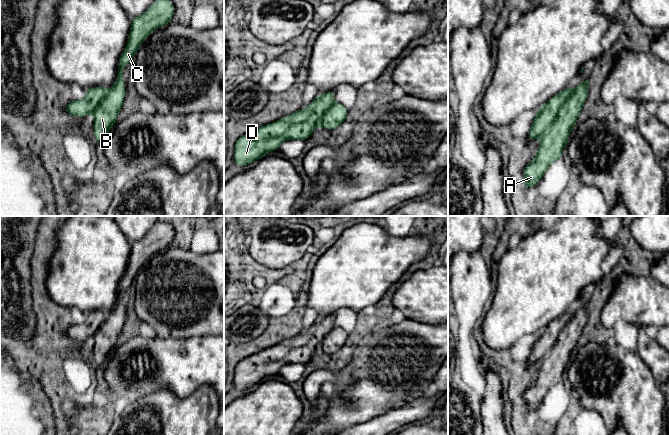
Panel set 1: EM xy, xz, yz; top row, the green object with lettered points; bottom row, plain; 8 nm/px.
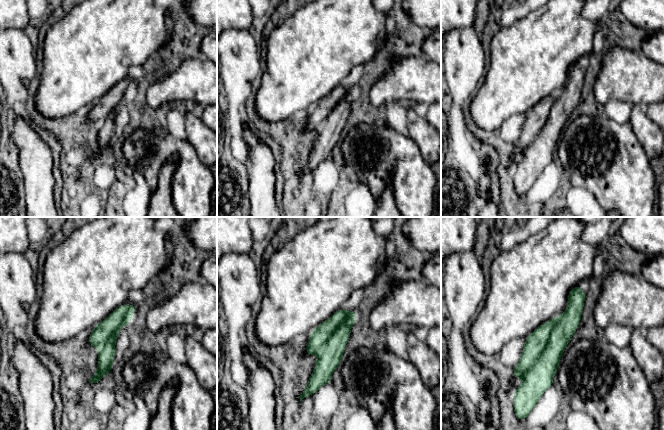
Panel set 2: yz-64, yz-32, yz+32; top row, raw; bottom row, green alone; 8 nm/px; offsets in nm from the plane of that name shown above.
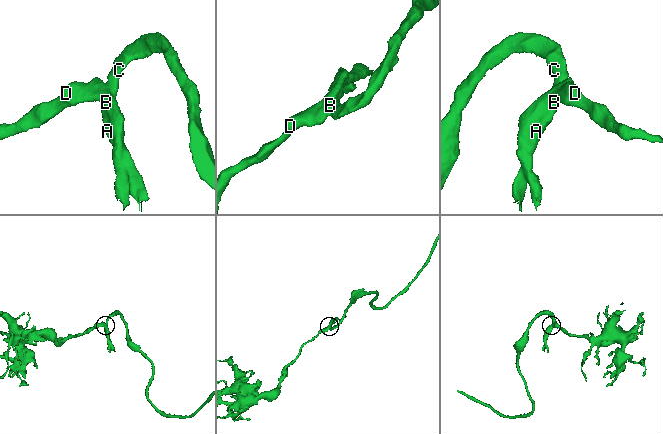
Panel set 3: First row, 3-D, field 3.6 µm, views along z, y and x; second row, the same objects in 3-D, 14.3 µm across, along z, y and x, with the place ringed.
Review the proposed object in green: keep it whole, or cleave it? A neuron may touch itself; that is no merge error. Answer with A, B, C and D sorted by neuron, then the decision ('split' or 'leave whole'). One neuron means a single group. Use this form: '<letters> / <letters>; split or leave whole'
A B C D; leave whole

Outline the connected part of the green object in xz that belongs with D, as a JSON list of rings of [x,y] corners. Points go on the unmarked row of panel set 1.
[[[334,315],[319,318],[305,334],[299,333],[239,361],[235,366],[234,386],[246,390],[268,376],[278,375],[286,364],[305,365],[318,349],[333,354],[345,345],[347,338],[346,331],[335,326]]]

